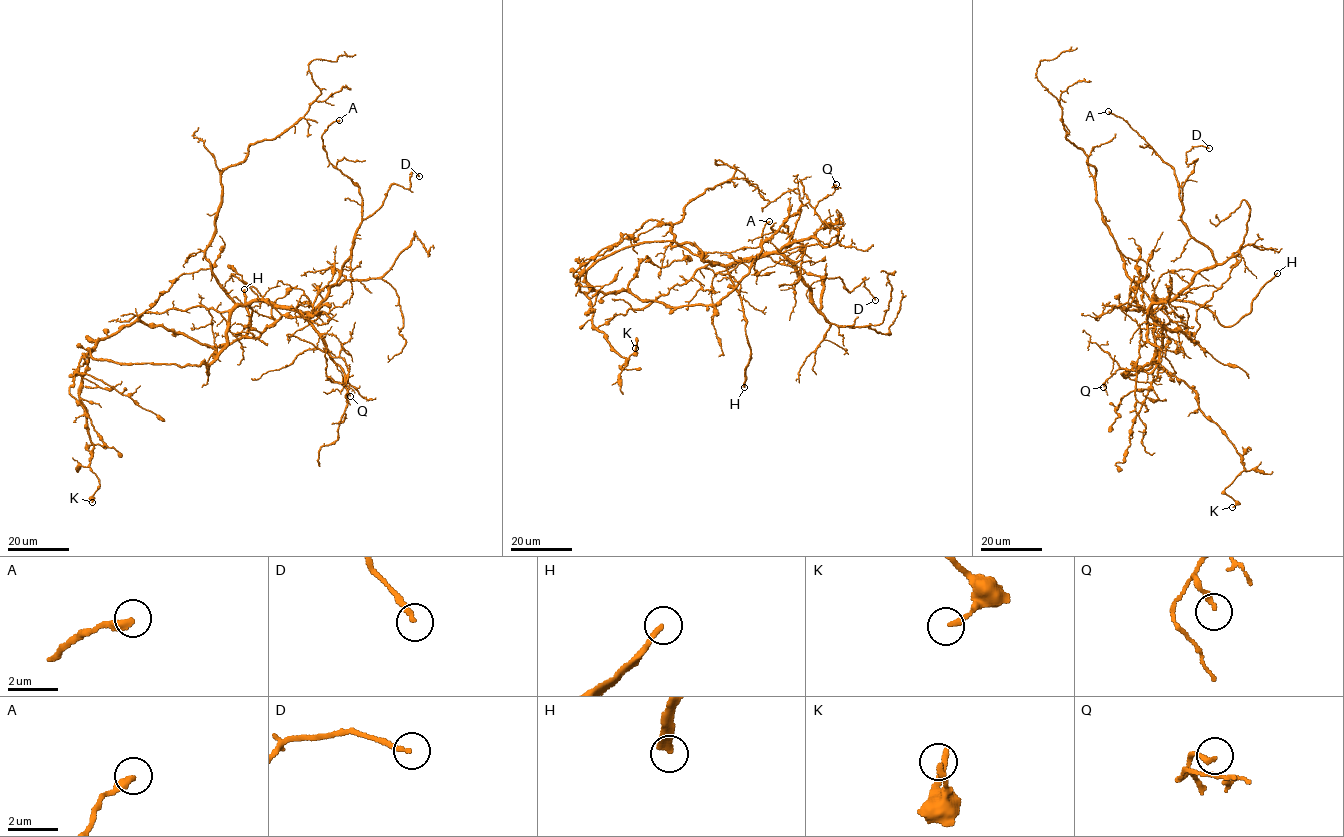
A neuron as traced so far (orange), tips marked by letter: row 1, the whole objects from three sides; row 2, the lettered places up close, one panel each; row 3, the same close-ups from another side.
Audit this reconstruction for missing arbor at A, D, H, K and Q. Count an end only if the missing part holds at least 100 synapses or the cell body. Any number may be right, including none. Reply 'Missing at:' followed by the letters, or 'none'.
Missing at: H

